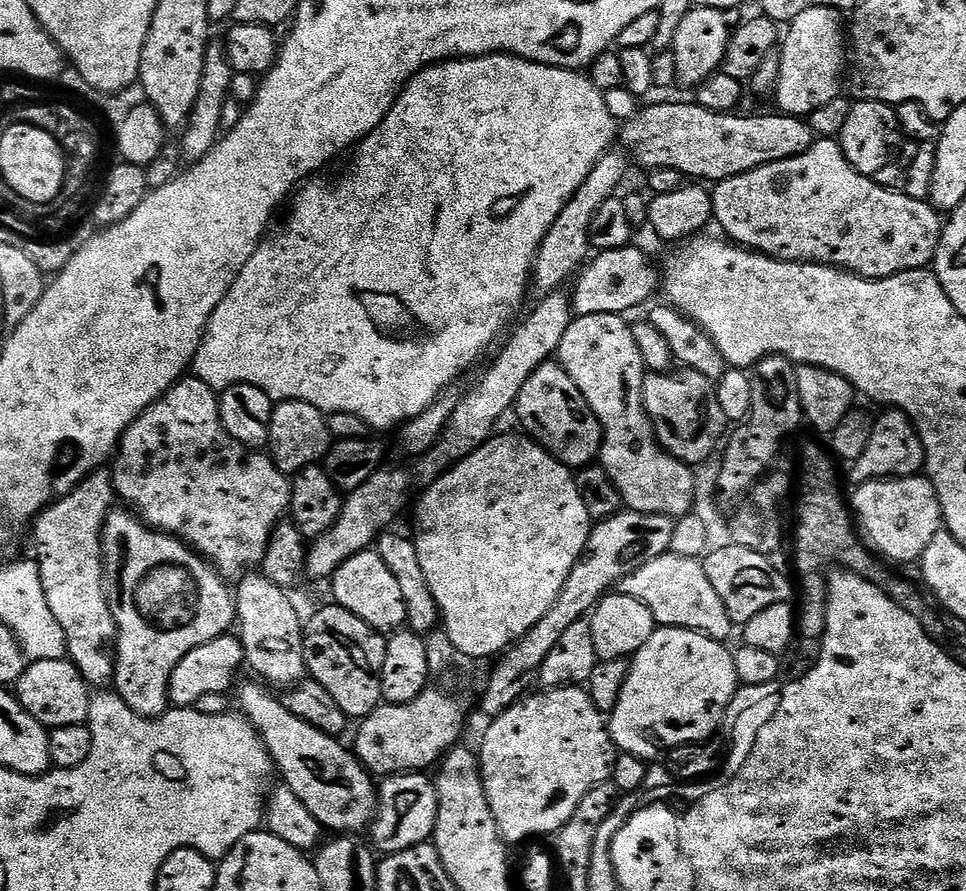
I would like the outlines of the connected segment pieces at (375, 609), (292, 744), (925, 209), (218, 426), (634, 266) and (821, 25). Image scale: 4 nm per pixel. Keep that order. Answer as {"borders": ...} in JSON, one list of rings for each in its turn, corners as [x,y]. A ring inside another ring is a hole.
{"borders":[[[[375,550],[359,552],[354,554],[330,578],[332,584],[331,599],[340,607],[350,610],[350,614],[358,614],[362,622],[366,622],[375,632],[381,634],[391,634],[399,632],[408,623],[406,614],[406,602],[402,598],[402,590],[398,587],[398,581],[394,579],[394,574],[386,567],[386,562]]],[[[263,683],[239,685],[239,711],[247,716],[264,740],[273,765],[284,775],[283,783],[306,805],[306,810],[318,818],[326,830],[336,834],[360,834],[376,819],[378,788],[355,751],[335,736],[328,736],[313,724],[290,714],[283,699],[271,696]]],[[[820,138],[810,150],[782,162],[758,166],[746,174],[719,181],[711,189],[712,215],[731,243],[795,264],[828,264],[861,276],[885,280],[910,270],[928,268],[940,245],[942,216],[928,200],[915,200],[902,190],[883,188],[879,179],[863,176],[846,162],[839,139]]],[[[195,378],[179,380],[169,392],[165,392],[160,399],[152,403],[152,405],[125,430],[110,471],[112,474],[112,487],[116,489],[117,497],[119,497],[121,501],[124,499],[125,502],[129,504],[125,505],[127,505],[133,513],[139,514],[149,528],[167,532],[170,536],[177,536],[180,540],[183,540],[185,544],[195,548],[196,551],[224,577],[225,581],[228,582],[233,582],[232,580],[236,579],[236,581],[239,581],[245,573],[252,570],[247,570],[247,568],[252,568],[255,564],[256,567],[263,565],[264,555],[268,549],[268,540],[272,536],[272,529],[289,515],[292,506],[291,479],[289,479],[282,470],[276,468],[276,463],[272,460],[271,455],[265,454],[260,450],[247,448],[246,445],[239,444],[237,440],[230,438],[230,434],[226,434],[226,430],[222,426],[222,418],[220,417],[220,397],[217,389],[206,386],[206,382]]],[[[637,246],[618,250],[597,251],[583,265],[582,271],[575,277],[576,289],[571,289],[572,311],[576,316],[590,314],[628,314],[631,308],[640,308],[652,295],[662,288],[662,272],[652,265],[652,260]]],[[[810,6],[787,25],[782,40],[782,68],[774,89],[776,102],[785,115],[806,118],[841,95],[842,72],[846,70],[846,28],[840,25],[840,16],[835,8]]]]}

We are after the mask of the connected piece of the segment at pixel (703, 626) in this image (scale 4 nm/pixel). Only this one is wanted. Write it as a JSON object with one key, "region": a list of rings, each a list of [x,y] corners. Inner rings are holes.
{"region":[[[671,554],[659,556],[654,558],[654,562],[646,562],[642,570],[634,570],[634,574],[622,578],[618,592],[622,596],[638,598],[638,602],[652,611],[659,627],[694,630],[711,640],[731,641],[732,619],[730,614],[726,614],[726,606],[722,606],[722,598],[718,598],[718,590],[714,590],[710,578],[706,578],[700,560]]]}

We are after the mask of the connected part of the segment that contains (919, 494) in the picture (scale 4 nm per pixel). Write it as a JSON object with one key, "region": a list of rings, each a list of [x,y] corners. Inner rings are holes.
{"region":[[[927,475],[871,480],[859,485],[855,491],[850,496],[850,508],[864,543],[893,565],[912,564],[915,560],[917,563],[923,557],[926,546],[930,546],[934,534],[942,530],[944,515],[940,499]]]}

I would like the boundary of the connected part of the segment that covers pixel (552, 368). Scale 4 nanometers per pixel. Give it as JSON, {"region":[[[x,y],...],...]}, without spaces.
{"region":[[[560,363],[543,364],[534,370],[534,374],[530,374],[516,399],[514,416],[520,419],[521,426],[525,428],[521,429],[531,439],[567,468],[579,470],[597,463],[600,447],[604,445],[604,428],[594,410],[590,410],[586,398],[582,398],[582,390],[574,386],[574,378],[566,374]]]}

